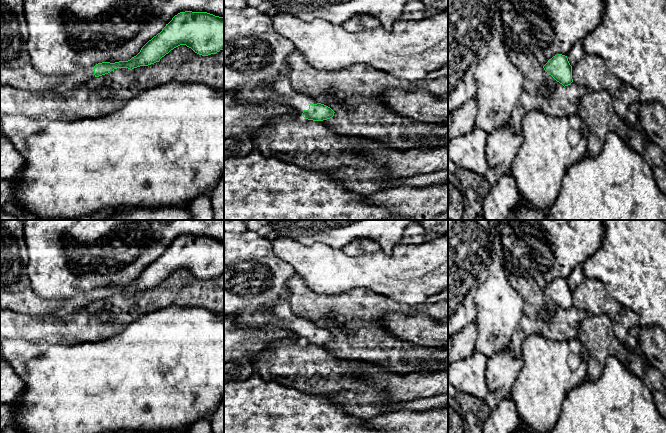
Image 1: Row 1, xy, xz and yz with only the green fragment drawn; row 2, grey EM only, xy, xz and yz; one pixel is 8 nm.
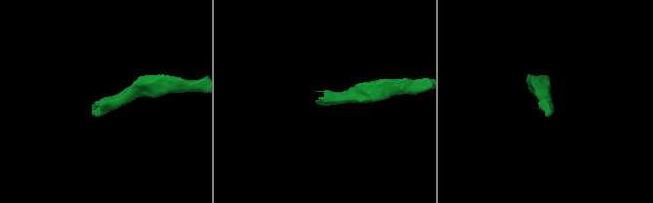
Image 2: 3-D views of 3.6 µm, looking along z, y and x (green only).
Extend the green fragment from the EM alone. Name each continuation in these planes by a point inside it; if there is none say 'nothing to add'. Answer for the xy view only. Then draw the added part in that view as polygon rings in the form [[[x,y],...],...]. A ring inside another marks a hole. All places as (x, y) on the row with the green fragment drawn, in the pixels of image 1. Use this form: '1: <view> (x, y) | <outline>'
1: xy (16, 70) | [[[0,0],[0,85],[24,90],[51,90],[63,93],[95,78],[94,66],[62,75],[47,75],[37,71],[32,65],[27,41],[28,25],[25,19],[23,0]]]

